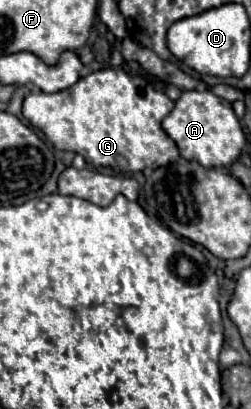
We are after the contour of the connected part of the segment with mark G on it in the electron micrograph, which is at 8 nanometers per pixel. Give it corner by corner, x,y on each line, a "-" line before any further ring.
101,69
81,77
73,87
61,93
43,93
31,91
23,101
23,117
37,129
45,133
45,137
61,151
71,151
81,157
93,168
111,167
115,171
143,171
145,167
157,169
175,161
179,151
175,143
165,135
161,121
173,109
173,101
159,91
149,79
141,75
129,75
123,69

